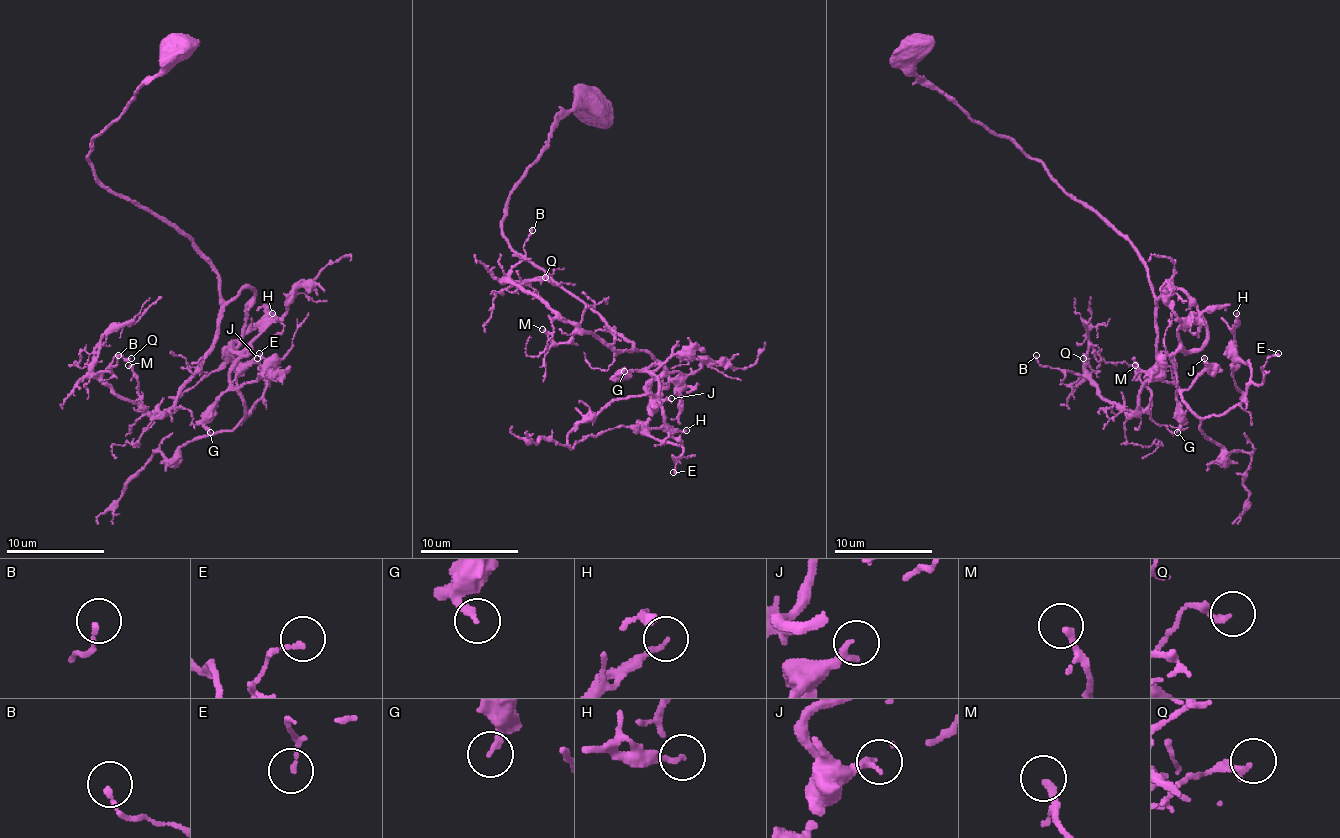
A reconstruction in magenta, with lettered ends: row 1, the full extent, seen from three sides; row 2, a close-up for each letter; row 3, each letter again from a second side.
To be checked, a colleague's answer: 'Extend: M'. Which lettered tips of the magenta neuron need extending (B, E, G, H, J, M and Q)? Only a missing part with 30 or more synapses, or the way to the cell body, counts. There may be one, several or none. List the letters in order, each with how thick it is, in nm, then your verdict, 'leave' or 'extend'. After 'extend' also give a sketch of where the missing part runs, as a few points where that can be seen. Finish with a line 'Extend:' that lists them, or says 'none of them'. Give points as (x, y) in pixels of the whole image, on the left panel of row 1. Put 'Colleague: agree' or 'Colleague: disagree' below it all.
B: calibre 160 nm; leave
E: calibre 140 nm; leave
G: calibre 240 nm; leave
H: calibre 150 nm; leave
J: calibre 220 nm; leave
M: calibre 240 nm; extend; course (128, 365), (104, 340), (104, 313), (118, 293), (138, 281), (155, 279), (180, 249)
Q: calibre 190 nm; leave
Extend: M
Colleague: agree

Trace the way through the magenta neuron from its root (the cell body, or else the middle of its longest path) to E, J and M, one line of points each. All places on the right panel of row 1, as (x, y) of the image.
E: (918, 46), (1133, 246), (1155, 301), (1197, 308), (1207, 340), (1170, 360), (1199, 417), (1278, 353)
J: (918, 46), (1133, 246), (1155, 301), (1197, 308), (1182, 390), (1204, 358)
M: (918, 46), (920, 76), (1133, 246), (1155, 298), (1157, 367), (1140, 392), (1150, 412), (1135, 365)

